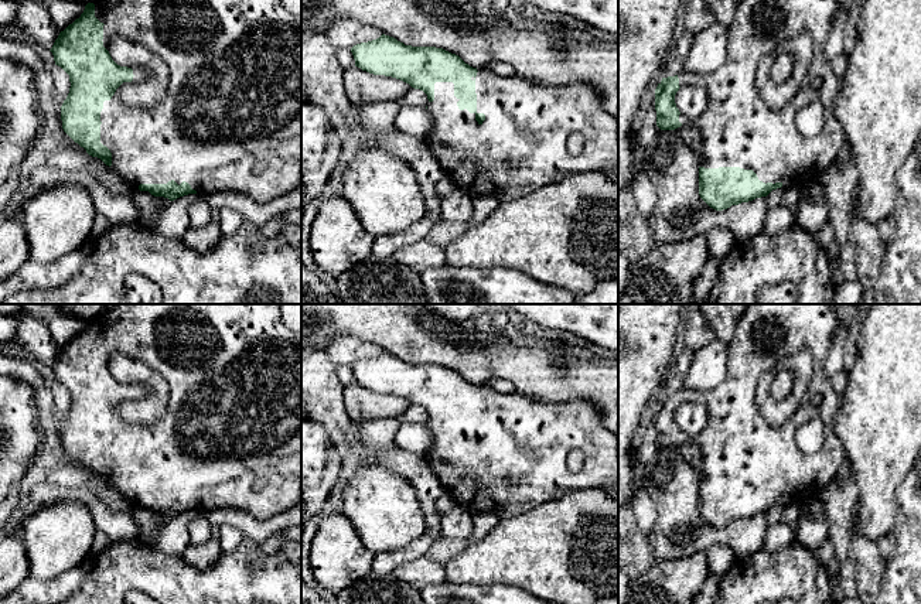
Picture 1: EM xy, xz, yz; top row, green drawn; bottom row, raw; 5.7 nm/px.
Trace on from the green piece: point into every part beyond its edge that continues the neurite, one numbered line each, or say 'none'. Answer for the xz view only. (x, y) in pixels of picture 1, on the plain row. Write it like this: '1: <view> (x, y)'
1: xz (531, 449)

